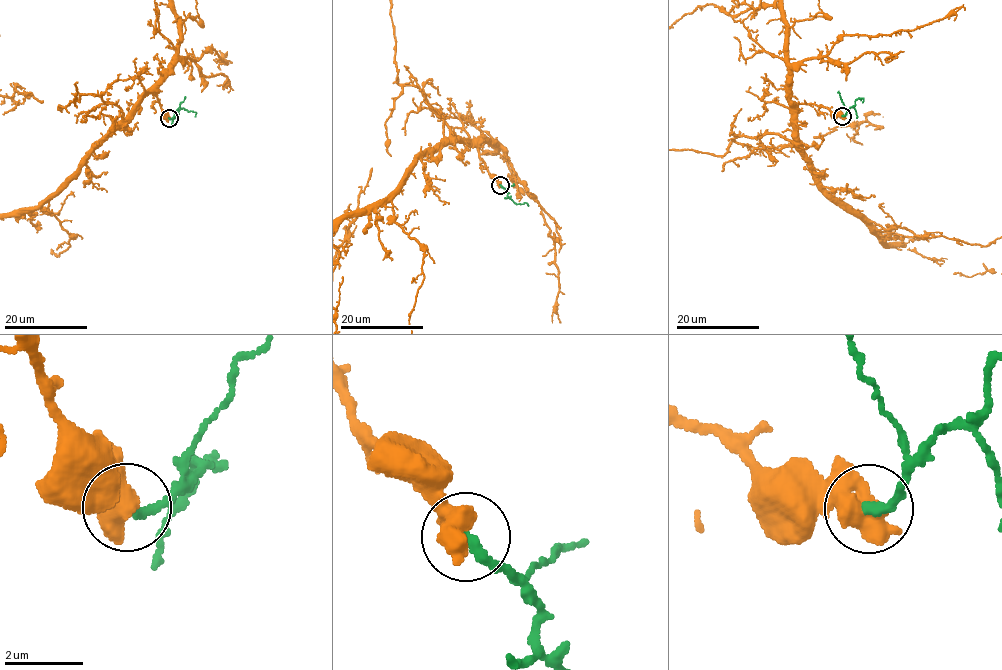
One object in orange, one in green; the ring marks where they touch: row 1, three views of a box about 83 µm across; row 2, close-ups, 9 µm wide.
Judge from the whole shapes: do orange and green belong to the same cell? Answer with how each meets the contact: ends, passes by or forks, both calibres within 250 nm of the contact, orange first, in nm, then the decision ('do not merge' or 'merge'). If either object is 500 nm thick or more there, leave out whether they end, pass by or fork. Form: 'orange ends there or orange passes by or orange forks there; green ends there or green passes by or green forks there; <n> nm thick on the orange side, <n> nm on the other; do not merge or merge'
800 nm thick on the orange side, 280 nm on the other; merge

